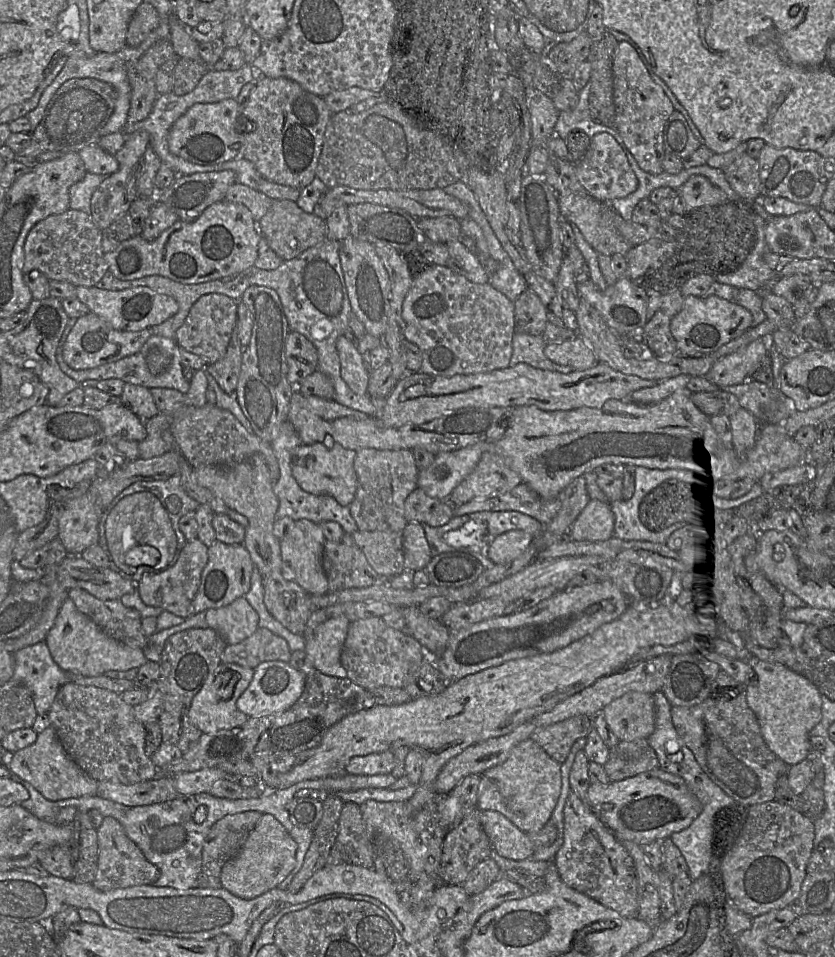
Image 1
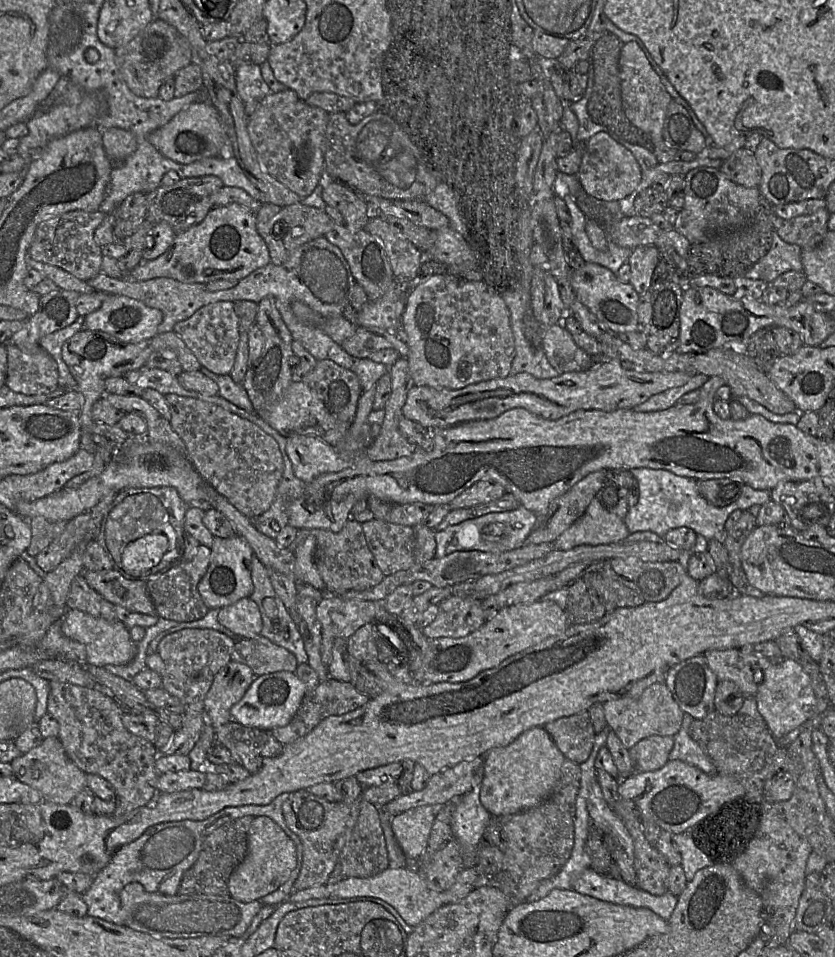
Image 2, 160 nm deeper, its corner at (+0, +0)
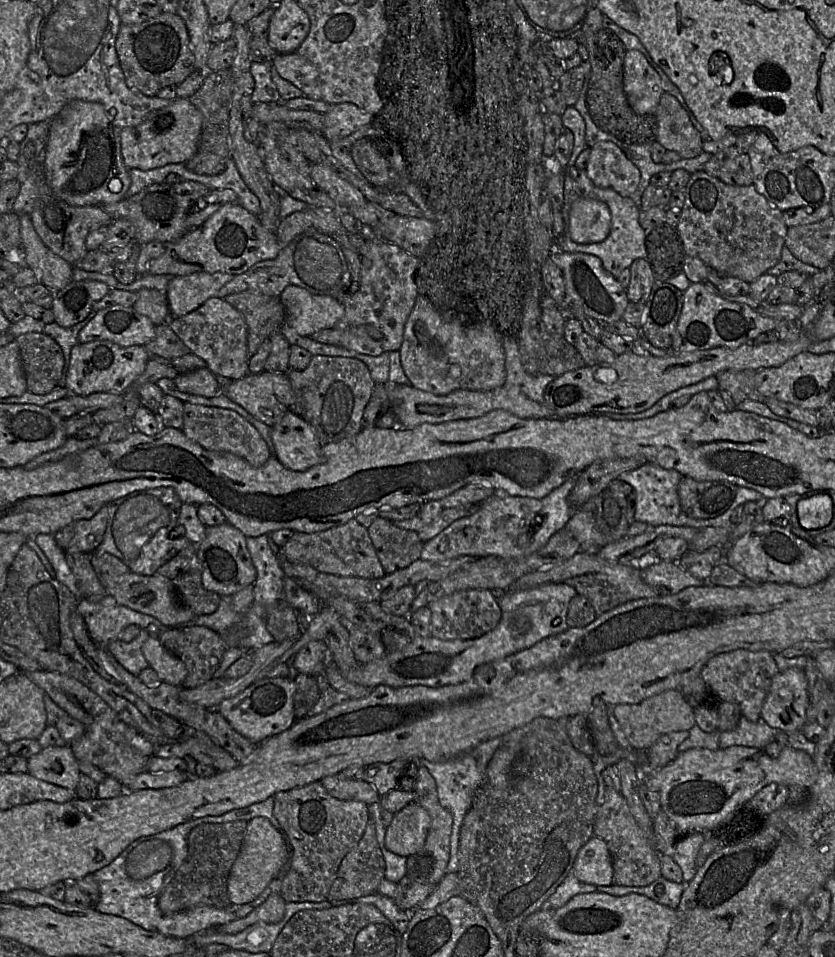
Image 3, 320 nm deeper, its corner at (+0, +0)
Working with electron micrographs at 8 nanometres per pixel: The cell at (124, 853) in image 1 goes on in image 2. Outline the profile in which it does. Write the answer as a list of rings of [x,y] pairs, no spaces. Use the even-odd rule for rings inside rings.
[[[50,681],[48,696],[48,712],[59,723],[59,735],[67,756],[83,772],[98,774],[108,780],[114,787],[116,794],[116,808],[114,816],[122,816],[132,810],[149,805],[158,790],[155,788],[155,779],[159,775],[155,761],[159,755],[154,743],[132,734],[122,723],[124,708],[112,696],[102,690],[83,687],[71,683]]]

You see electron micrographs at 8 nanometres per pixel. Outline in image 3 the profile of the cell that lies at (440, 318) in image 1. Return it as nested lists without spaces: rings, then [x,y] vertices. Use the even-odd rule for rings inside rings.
[[[419,294],[405,324],[401,366],[411,386],[435,395],[459,389],[490,391],[506,380],[503,337],[491,324],[463,324],[447,317]]]

